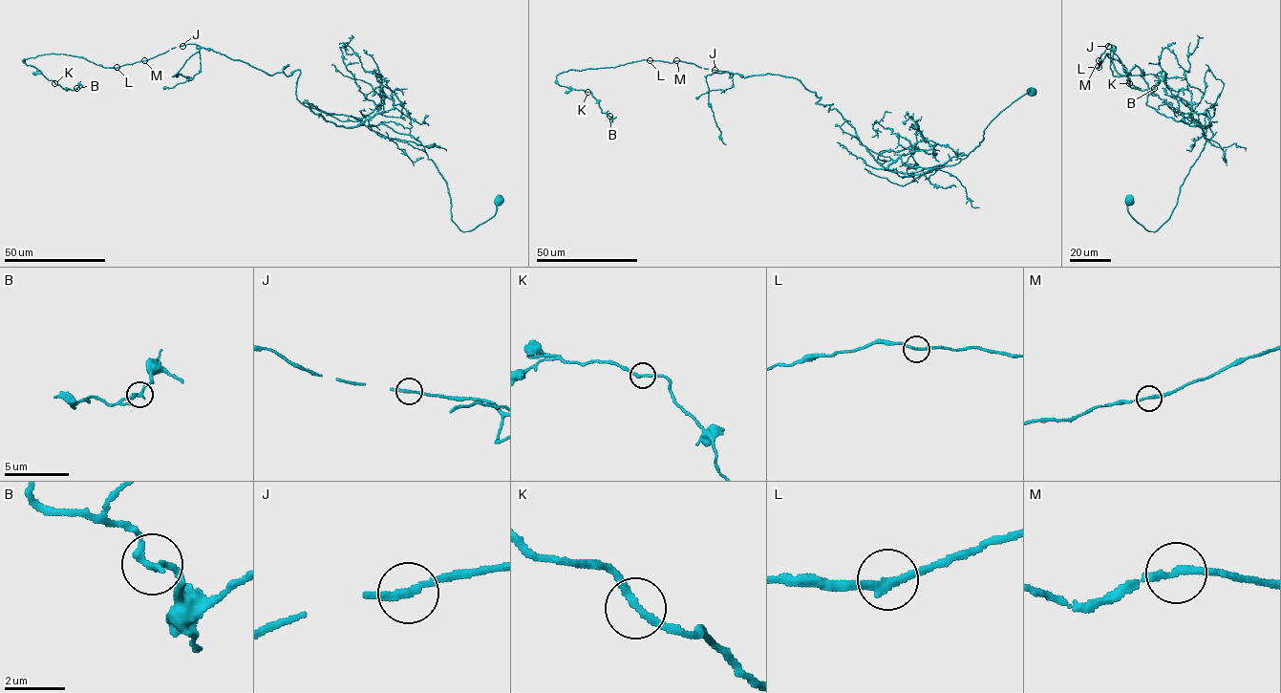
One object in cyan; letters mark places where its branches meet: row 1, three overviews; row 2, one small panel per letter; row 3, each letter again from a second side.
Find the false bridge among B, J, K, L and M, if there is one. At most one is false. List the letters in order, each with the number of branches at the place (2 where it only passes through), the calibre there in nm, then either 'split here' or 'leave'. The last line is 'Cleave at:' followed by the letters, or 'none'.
B: branches 2; calibre 240 nm; leave
J: branches 2; calibre 240 nm; leave
K: branches 2; calibre 240 nm; leave
L: branches 2; calibre 240 nm; leave
M: branches 2; calibre 200 nm; leave
Cleave at: none

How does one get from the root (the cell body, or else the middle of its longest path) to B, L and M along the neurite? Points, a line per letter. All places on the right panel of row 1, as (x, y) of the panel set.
B: (1130, 201), (1156, 231), (1212, 137), (1107, 45), (1098, 67), (1154, 88)
L: (1130, 201), (1128, 212), (1156, 231), (1212, 133), (1148, 106), (1142, 70), (1120, 75), (1109, 44), (1099, 67)
M: (1130, 201), (1128, 212), (1156, 231), (1212, 133), (1148, 106), (1142, 70), (1120, 75), (1110, 44), (1099, 60)

